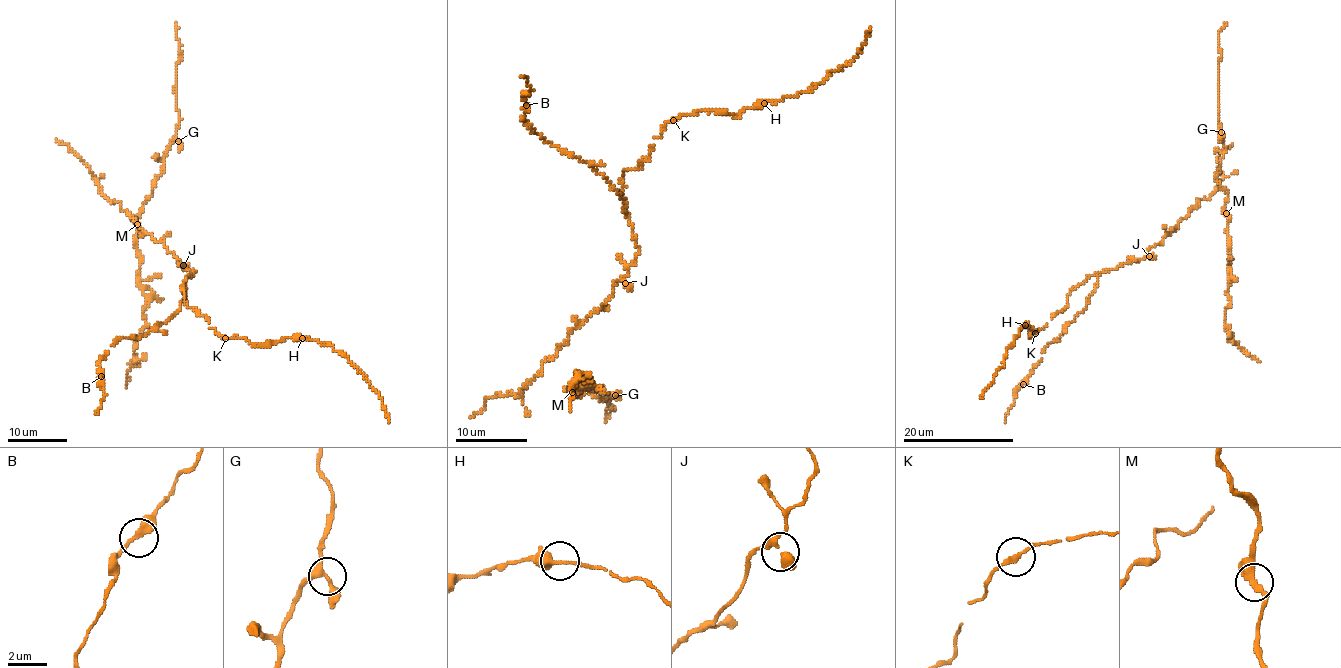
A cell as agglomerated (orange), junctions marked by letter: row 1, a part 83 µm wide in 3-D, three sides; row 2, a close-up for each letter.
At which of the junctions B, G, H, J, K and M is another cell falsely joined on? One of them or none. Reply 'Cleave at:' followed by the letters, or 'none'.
Cleave at: none

